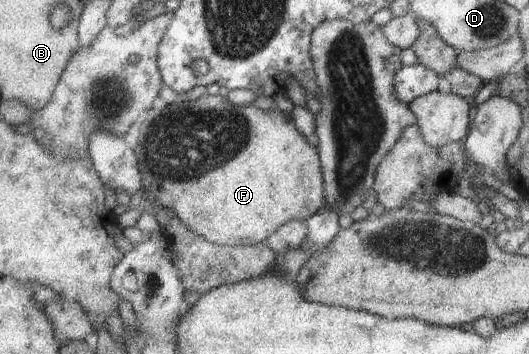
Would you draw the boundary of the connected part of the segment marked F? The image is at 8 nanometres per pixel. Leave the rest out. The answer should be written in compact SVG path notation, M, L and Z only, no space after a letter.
M203 95L195 99L194 102L184 102L184 104L172 104L163 109L152 109L148 112L139 126L134 128L138 145L134 148L137 156L138 168L143 178L143 195L140 204L136 208L130 208L124 214L116 216L120 230L128 226L136 226L138 218L144 214L154 214L155 209L165 207L173 211L177 217L188 225L188 228L197 235L203 236L208 242L217 245L246 246L266 242L272 234L278 232L280 227L293 220L306 221L314 216L320 209L328 204L329 197L324 186L323 166L321 164L318 148L313 147L307 138L299 131L295 120L290 114L284 114L282 111L265 111L259 109L256 105L249 107L239 107L232 104L229 98L223 98L220 95Z

